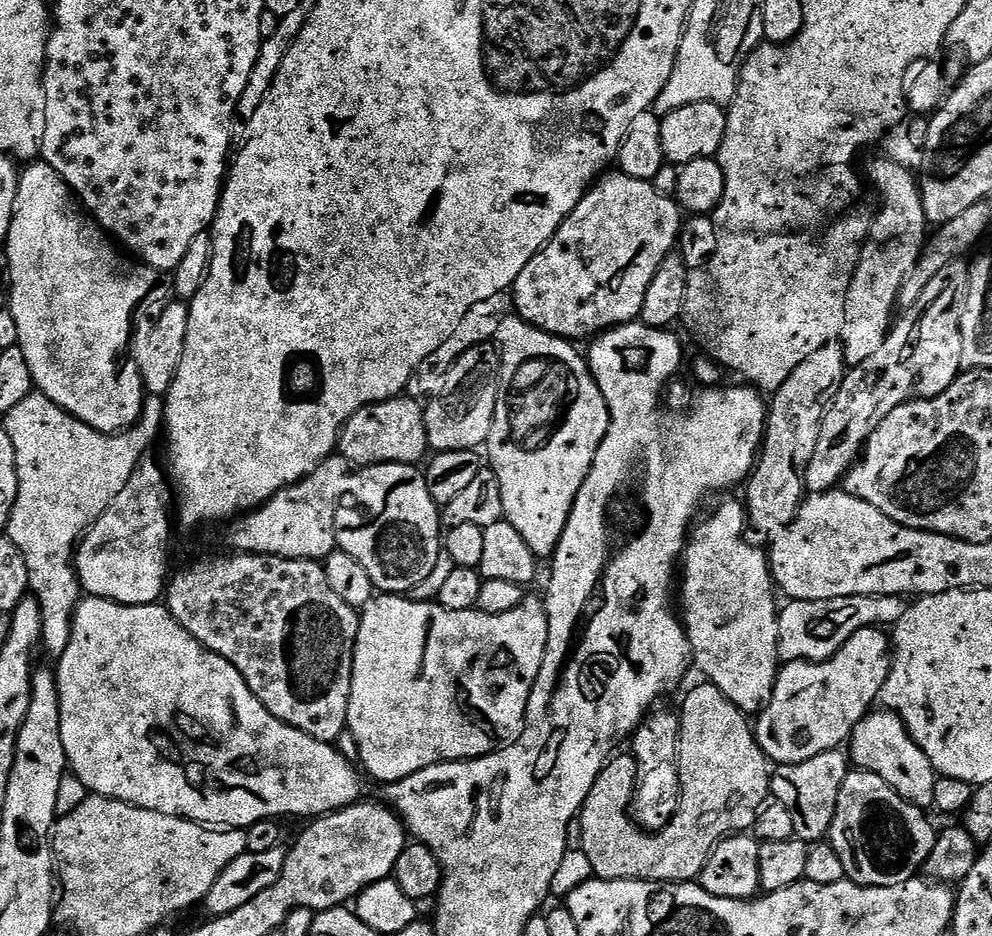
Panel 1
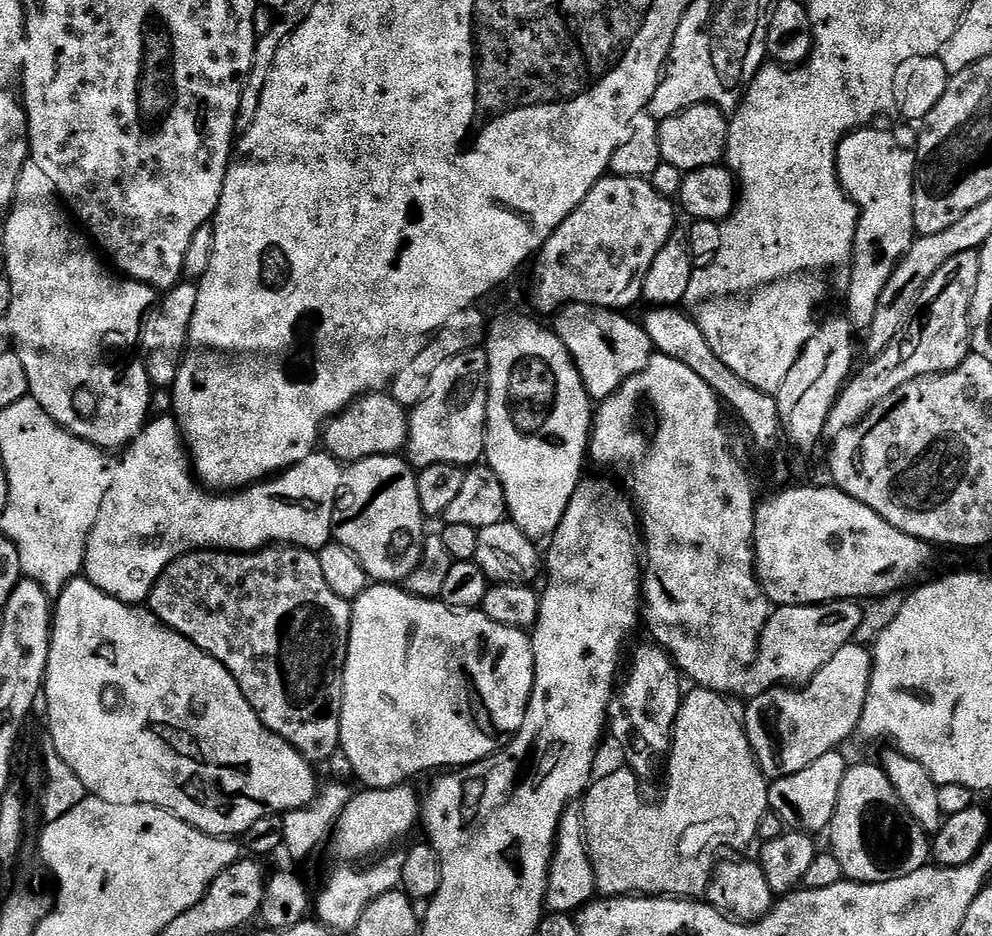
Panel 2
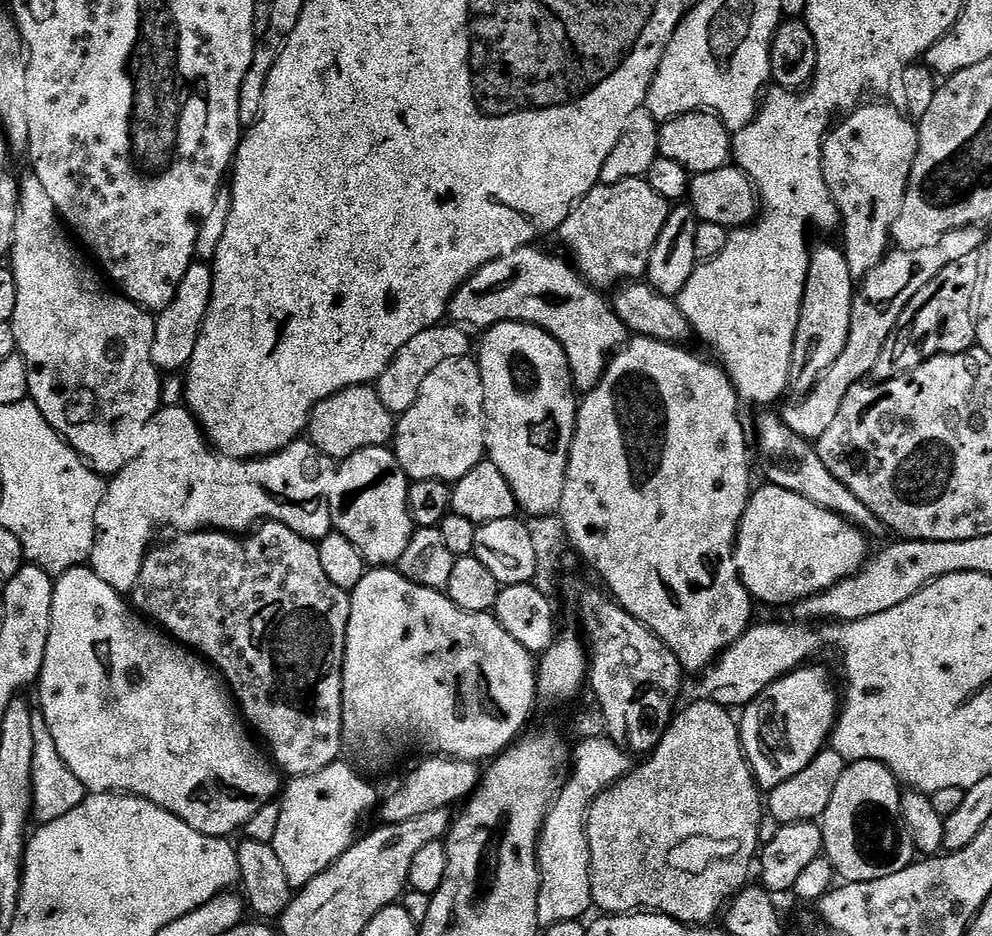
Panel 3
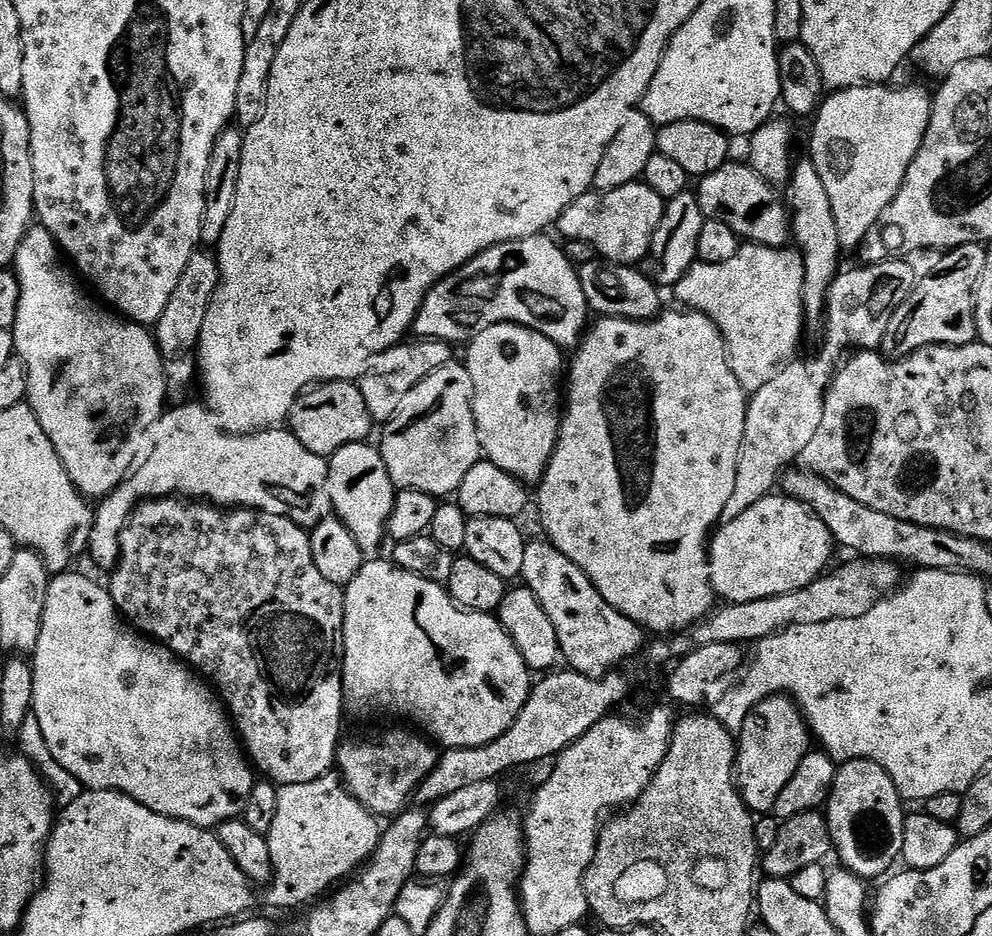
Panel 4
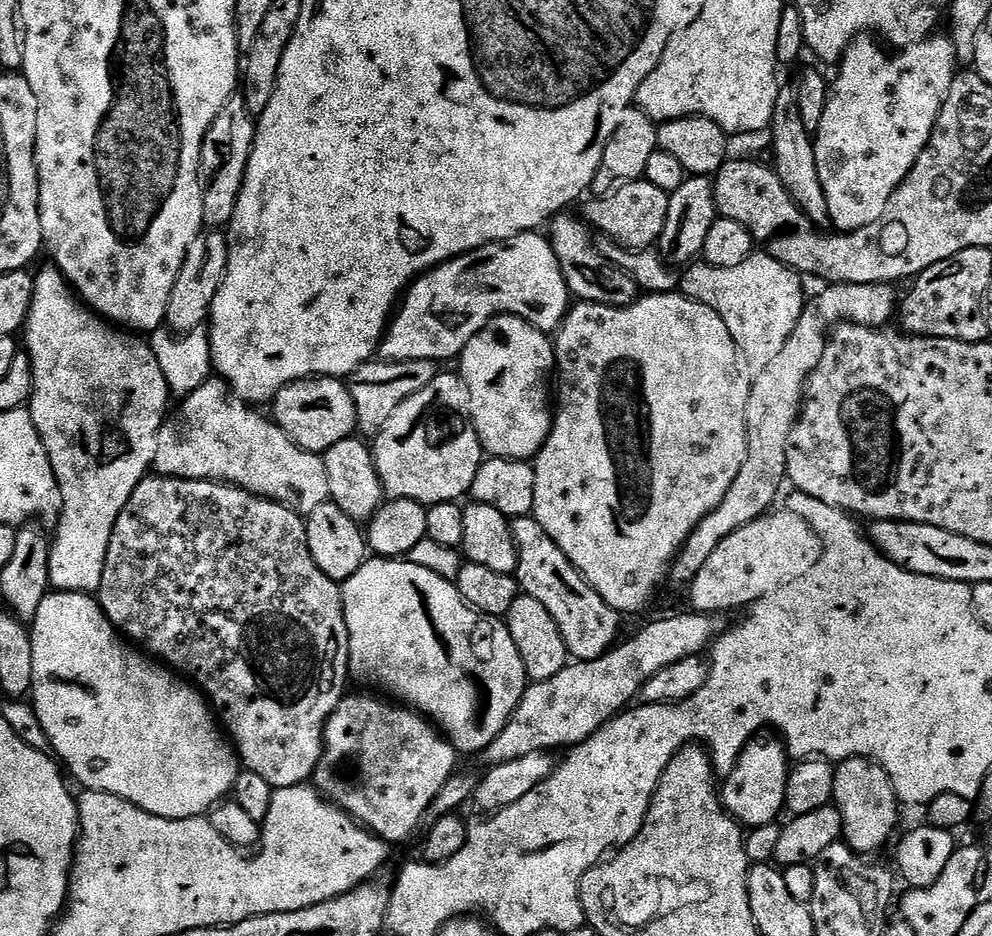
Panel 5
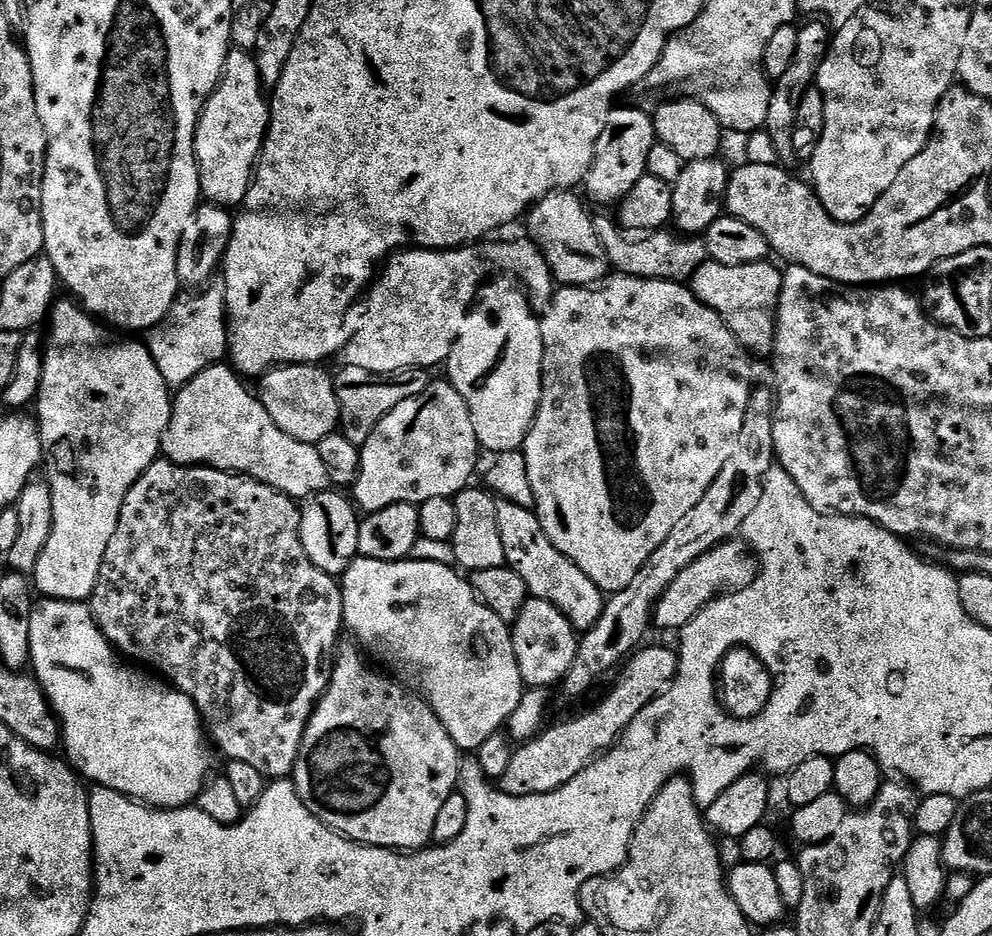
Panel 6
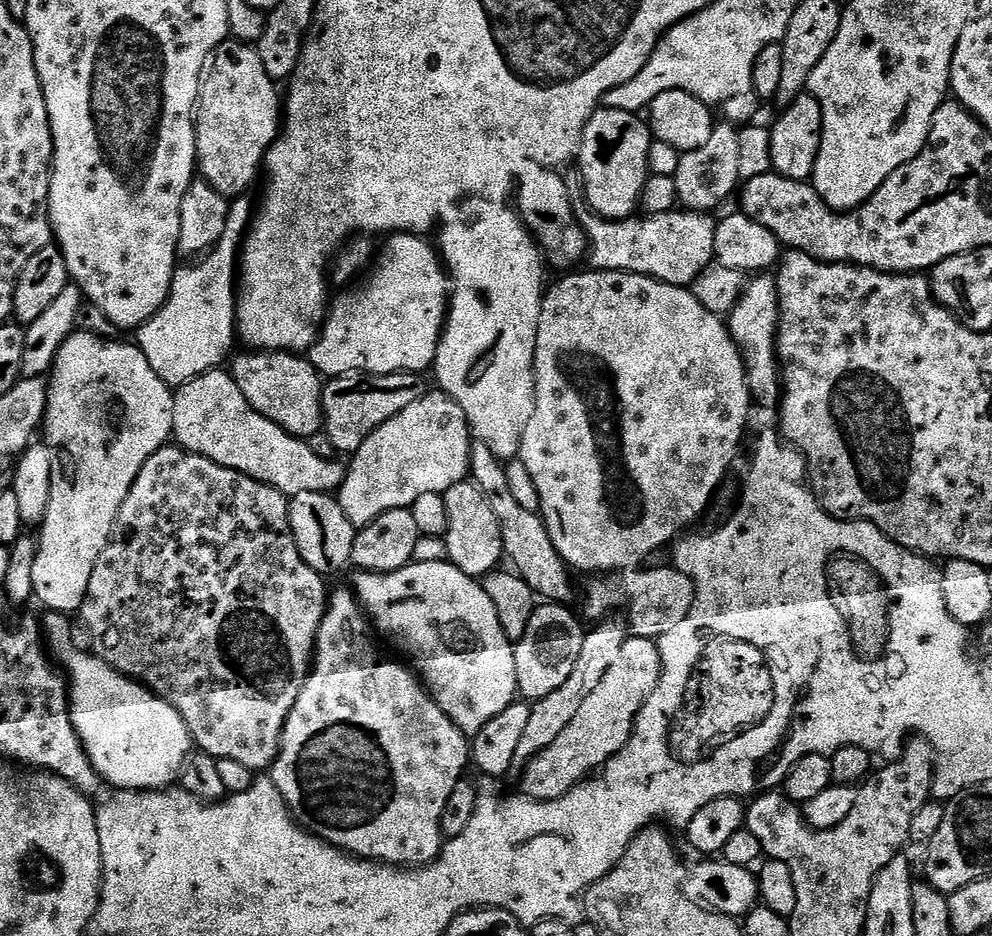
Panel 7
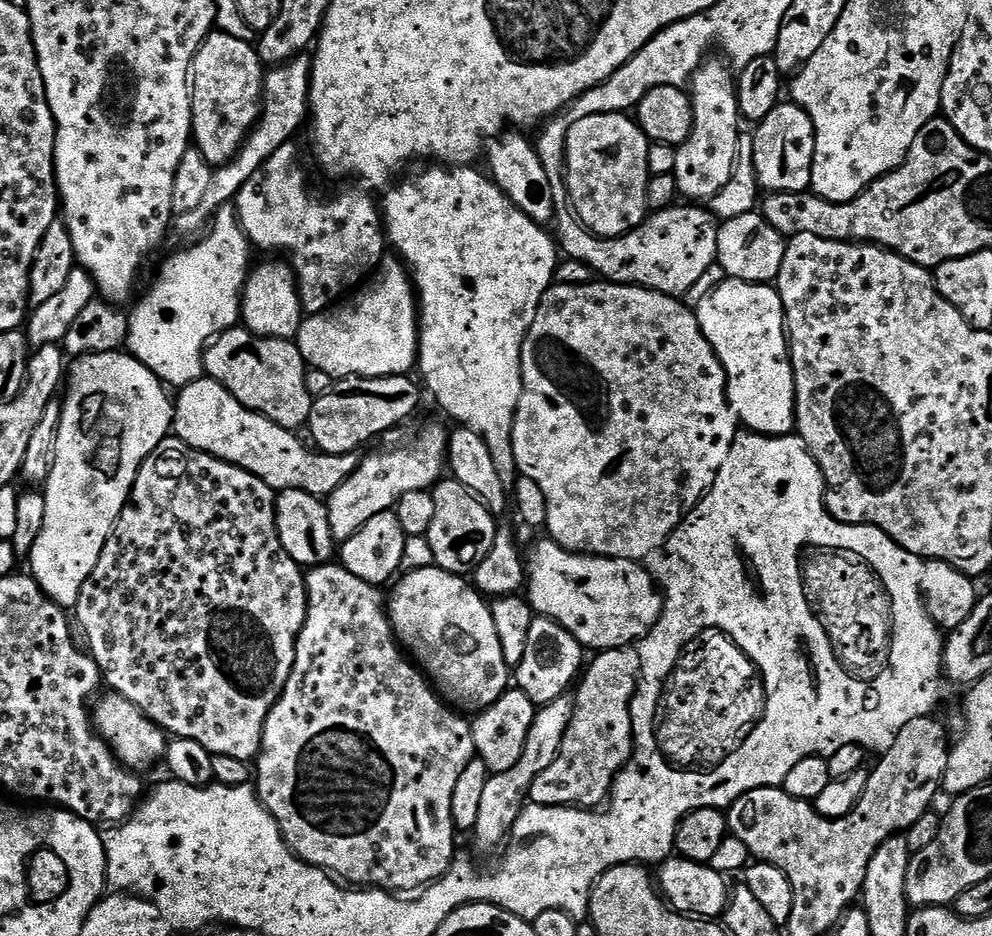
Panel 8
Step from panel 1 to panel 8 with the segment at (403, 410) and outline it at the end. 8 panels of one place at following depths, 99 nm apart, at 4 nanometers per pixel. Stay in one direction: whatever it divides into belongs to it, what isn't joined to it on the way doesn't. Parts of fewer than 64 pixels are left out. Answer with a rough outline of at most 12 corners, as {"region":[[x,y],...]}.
{"region":[[231,328],[202,372],[289,430],[314,398],[292,340]]}

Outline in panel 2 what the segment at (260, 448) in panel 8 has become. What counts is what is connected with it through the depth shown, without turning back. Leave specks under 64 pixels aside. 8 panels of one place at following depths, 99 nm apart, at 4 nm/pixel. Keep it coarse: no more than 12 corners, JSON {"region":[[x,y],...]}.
{"region":[[175,415],[117,463],[86,578],[147,601],[188,552],[319,550],[341,461],[231,494],[198,483]]}

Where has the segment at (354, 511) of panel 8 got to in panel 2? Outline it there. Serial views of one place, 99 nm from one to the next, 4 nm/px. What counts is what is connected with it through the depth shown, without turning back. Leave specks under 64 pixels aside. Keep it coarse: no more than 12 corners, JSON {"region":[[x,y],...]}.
{"region":[[488,353],[442,362],[408,418],[413,468],[484,455]]}

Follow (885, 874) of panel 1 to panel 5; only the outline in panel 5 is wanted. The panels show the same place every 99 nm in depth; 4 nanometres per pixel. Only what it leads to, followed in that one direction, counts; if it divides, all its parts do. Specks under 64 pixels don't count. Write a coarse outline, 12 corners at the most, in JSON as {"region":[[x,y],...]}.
{"region":[[866,756],[835,765],[843,839],[878,851],[900,816],[894,786]]}

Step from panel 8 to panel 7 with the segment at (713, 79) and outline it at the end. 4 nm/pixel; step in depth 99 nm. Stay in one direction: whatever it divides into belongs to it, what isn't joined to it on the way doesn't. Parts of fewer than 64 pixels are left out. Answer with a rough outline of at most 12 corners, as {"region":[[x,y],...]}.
{"region":[[717,123],[683,153],[676,199],[711,213],[741,183],[740,133]]}

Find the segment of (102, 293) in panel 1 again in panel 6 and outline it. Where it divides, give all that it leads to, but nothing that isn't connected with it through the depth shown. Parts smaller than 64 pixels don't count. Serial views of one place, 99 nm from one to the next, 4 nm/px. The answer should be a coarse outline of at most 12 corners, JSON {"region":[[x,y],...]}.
{"region":[[52,305],[34,588],[88,602],[173,397],[143,343]]}

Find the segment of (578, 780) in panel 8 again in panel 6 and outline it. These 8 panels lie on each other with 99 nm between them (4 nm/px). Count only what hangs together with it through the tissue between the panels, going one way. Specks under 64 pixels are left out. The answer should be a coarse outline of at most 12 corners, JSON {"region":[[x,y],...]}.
{"region":[[641,647],[577,720],[513,751],[500,791],[553,792],[603,756],[676,679]]}

